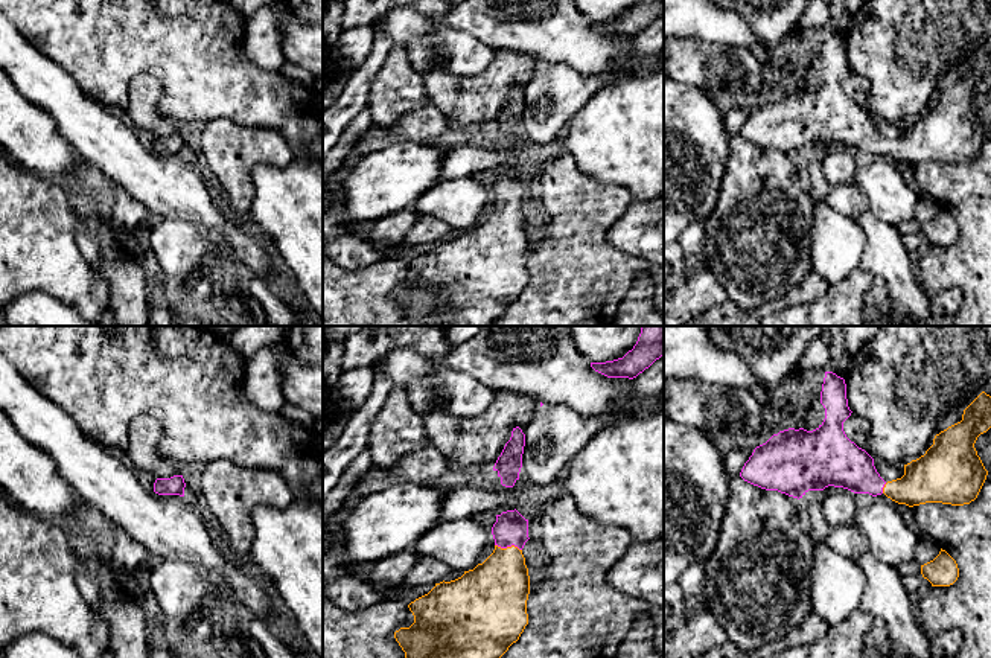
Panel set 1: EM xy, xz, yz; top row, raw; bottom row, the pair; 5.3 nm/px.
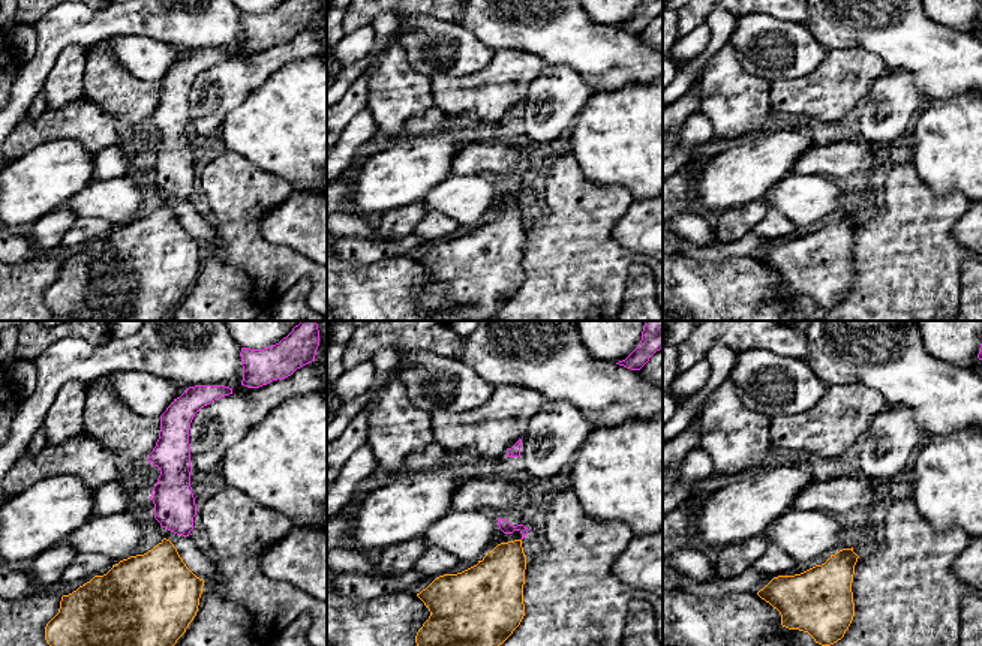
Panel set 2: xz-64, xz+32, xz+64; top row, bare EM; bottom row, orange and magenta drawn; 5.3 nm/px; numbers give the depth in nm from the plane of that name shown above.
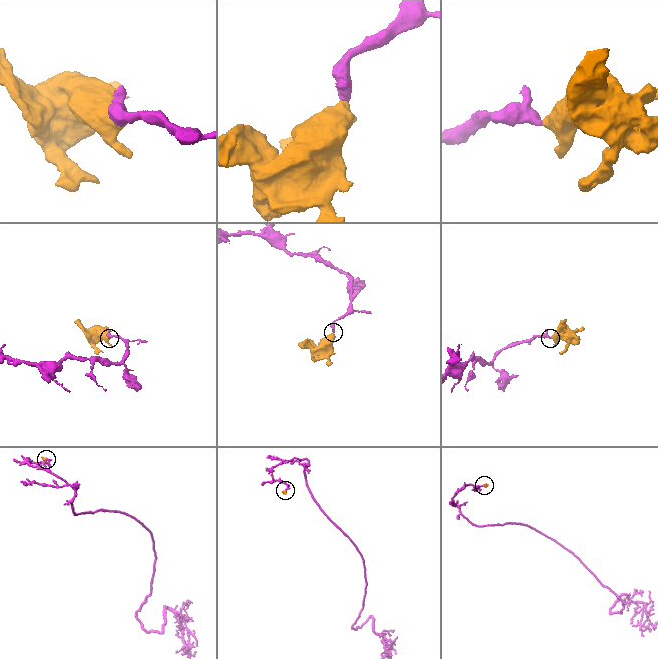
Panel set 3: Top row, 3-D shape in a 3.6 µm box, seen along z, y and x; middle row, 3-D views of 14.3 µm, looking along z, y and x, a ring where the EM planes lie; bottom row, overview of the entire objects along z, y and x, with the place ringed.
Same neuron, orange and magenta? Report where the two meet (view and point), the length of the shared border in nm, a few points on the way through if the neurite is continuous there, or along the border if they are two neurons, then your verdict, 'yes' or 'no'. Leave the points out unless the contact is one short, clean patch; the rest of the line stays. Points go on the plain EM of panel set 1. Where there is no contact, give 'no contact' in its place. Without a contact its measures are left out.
contact xz (509, 206); length 150 nm; way xz (495, 250), (504, 233), (509, 206), (510, 188); yes

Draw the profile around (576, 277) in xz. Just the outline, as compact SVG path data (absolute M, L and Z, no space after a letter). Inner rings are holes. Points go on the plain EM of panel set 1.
M568 151L551 161L539 178L539 203L546 210L548 219L543 225L531 228L528 283L493 326L615 326L617 312L632 279L641 270L653 280L653 306L664 317L664 267L647 265L607 242L609 228L632 201L630 192L589 178Z

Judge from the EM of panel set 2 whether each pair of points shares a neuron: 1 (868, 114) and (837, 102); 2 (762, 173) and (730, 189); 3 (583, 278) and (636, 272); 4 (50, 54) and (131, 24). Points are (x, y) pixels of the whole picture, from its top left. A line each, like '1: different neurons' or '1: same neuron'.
1: different neurons
2: same neuron
3: different neurons
4: same neuron

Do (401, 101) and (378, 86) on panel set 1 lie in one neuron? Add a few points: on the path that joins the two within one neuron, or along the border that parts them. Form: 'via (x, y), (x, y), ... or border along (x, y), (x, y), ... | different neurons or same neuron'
via (395, 95), (384, 89) | same neuron

